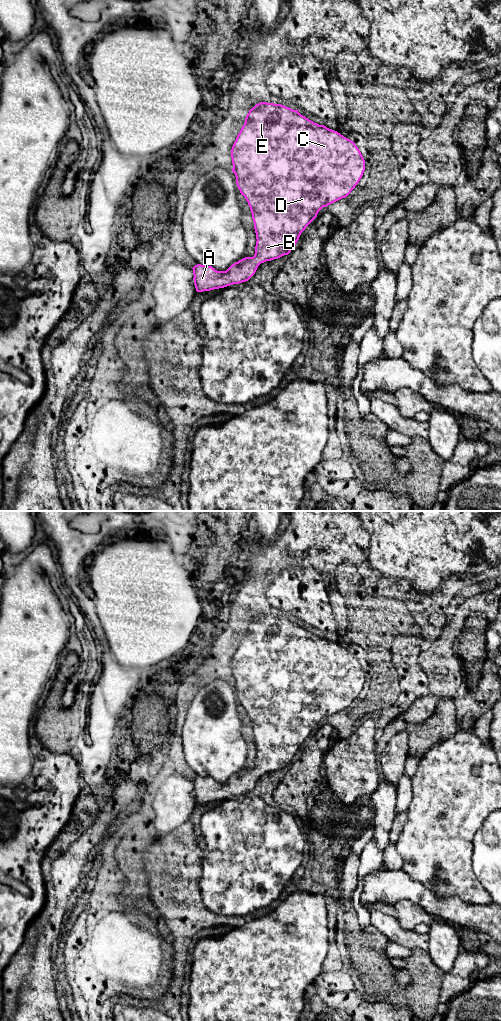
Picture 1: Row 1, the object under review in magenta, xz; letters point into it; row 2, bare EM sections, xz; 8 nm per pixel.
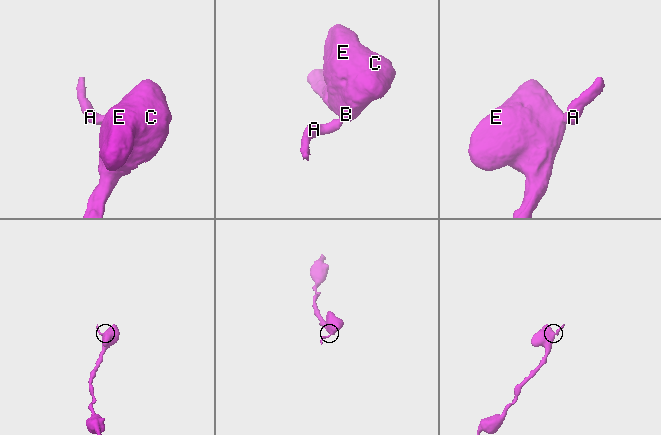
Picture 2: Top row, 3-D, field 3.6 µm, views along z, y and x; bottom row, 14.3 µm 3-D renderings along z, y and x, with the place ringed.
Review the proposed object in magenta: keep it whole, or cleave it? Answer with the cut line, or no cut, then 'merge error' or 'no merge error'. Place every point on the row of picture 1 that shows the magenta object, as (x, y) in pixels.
no cut | no merge error

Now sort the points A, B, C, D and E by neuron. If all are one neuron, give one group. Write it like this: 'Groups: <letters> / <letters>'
Groups: A B C D E

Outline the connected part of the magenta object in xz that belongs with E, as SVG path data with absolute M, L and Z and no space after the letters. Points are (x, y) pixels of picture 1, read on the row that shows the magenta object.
M261 102L256 104L249 113L246 115L245 123L242 126L239 134L231 149L232 158L232 172L236 177L236 184L240 190L241 195L243 195L248 202L252 213L252 219L254 222L254 229L256 233L256 246L255 254L253 257L245 257L238 262L232 264L226 271L217 271L212 266L206 266L197 264L193 269L193 280L197 292L210 291L214 289L224 288L233 284L239 284L248 281L256 272L258 266L266 261L271 261L278 259L284 255L288 255L291 250L295 247L301 233L306 229L306 227L317 217L318 212L328 205L347 197L355 186L359 183L365 171L365 160L353 141L344 137L337 131L327 128L324 125L319 125L309 120L305 116L301 115L298 110L293 110L281 104Z

